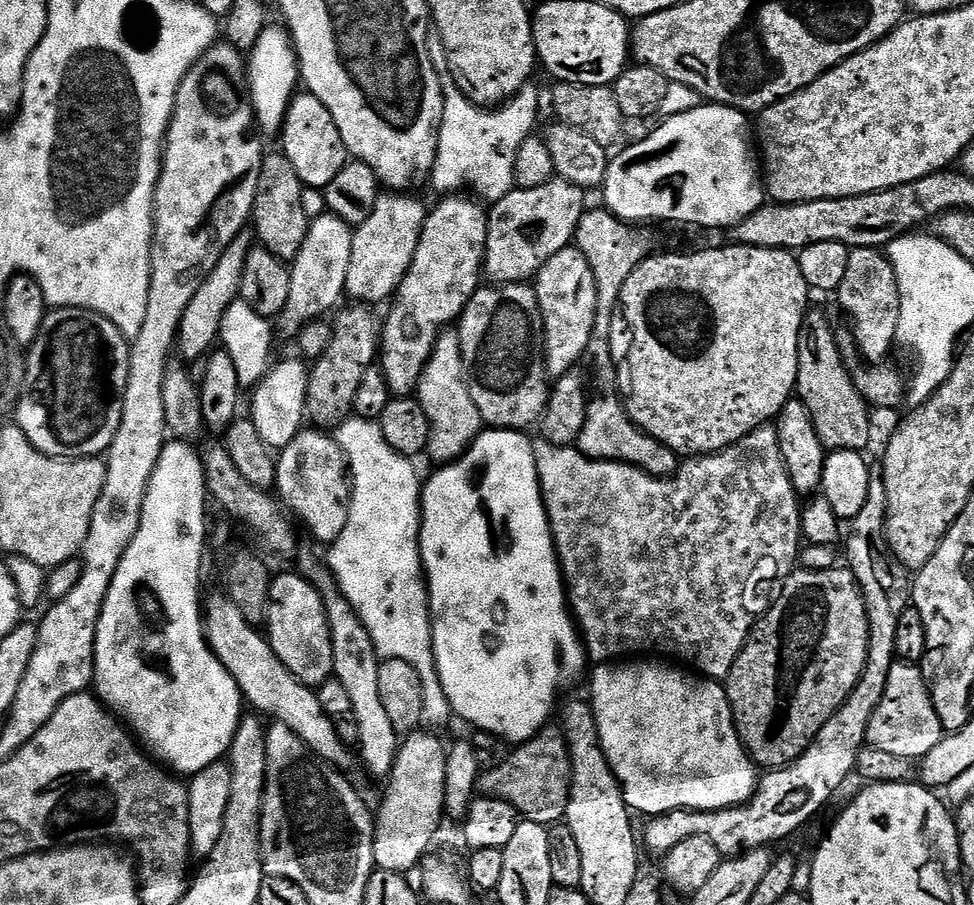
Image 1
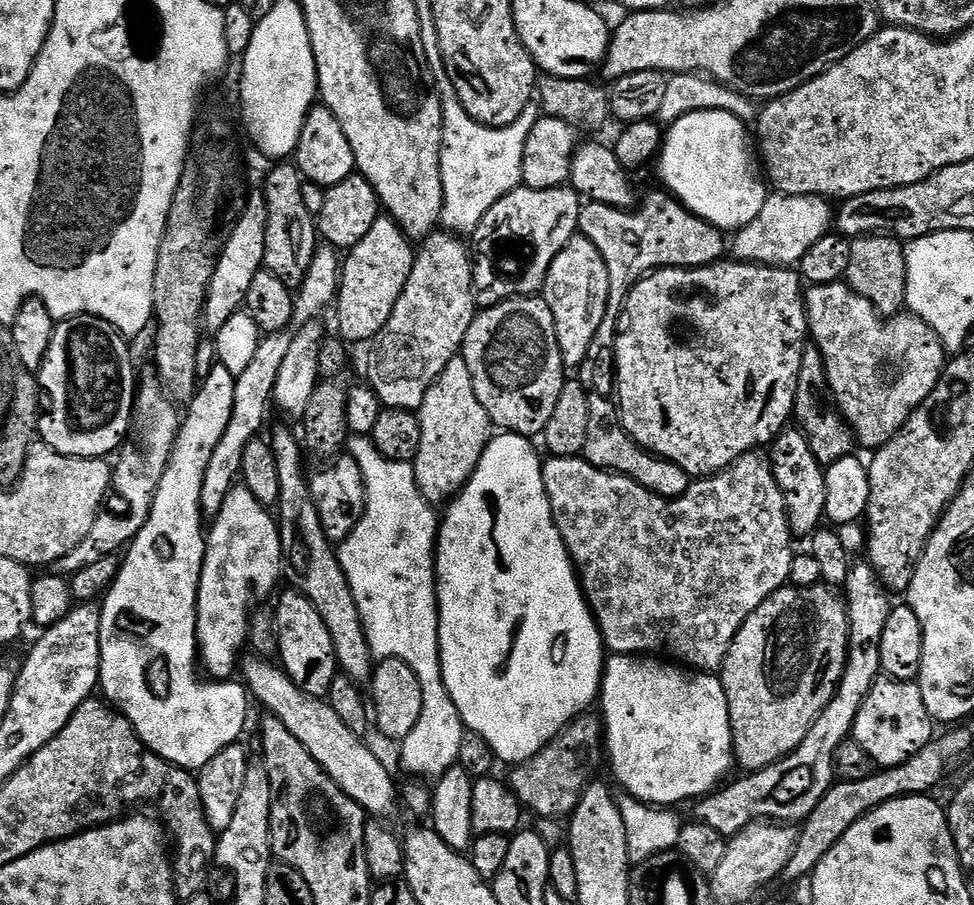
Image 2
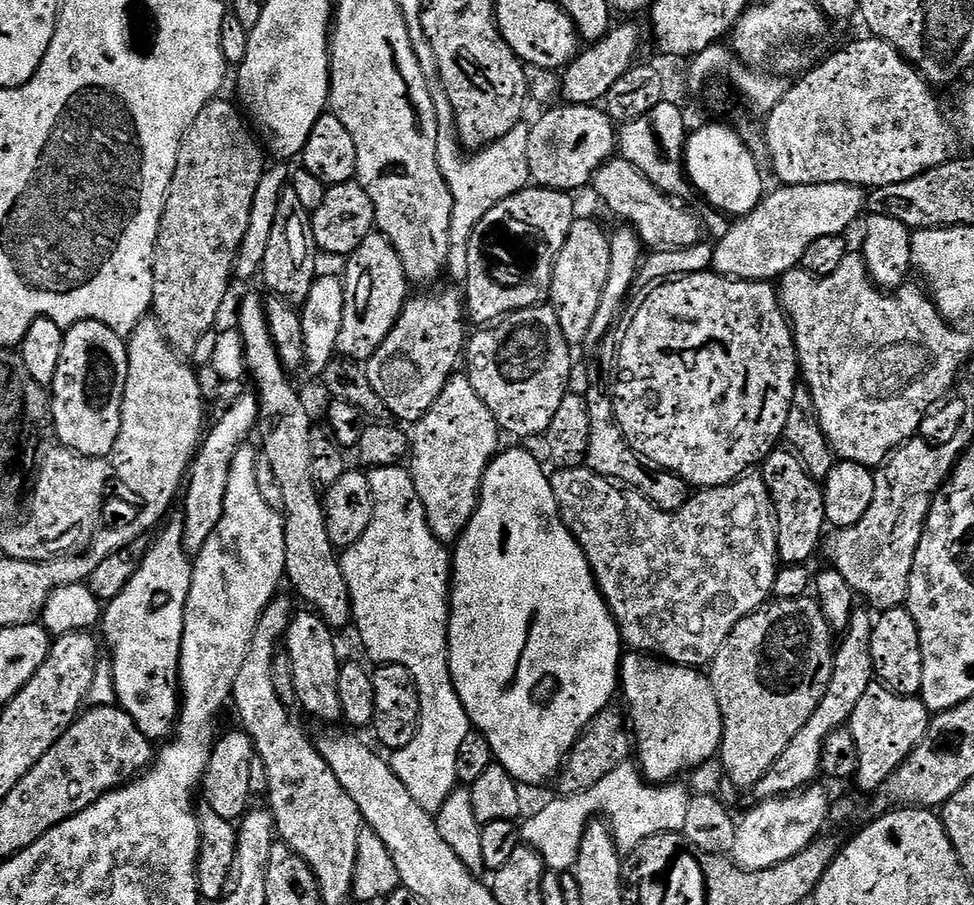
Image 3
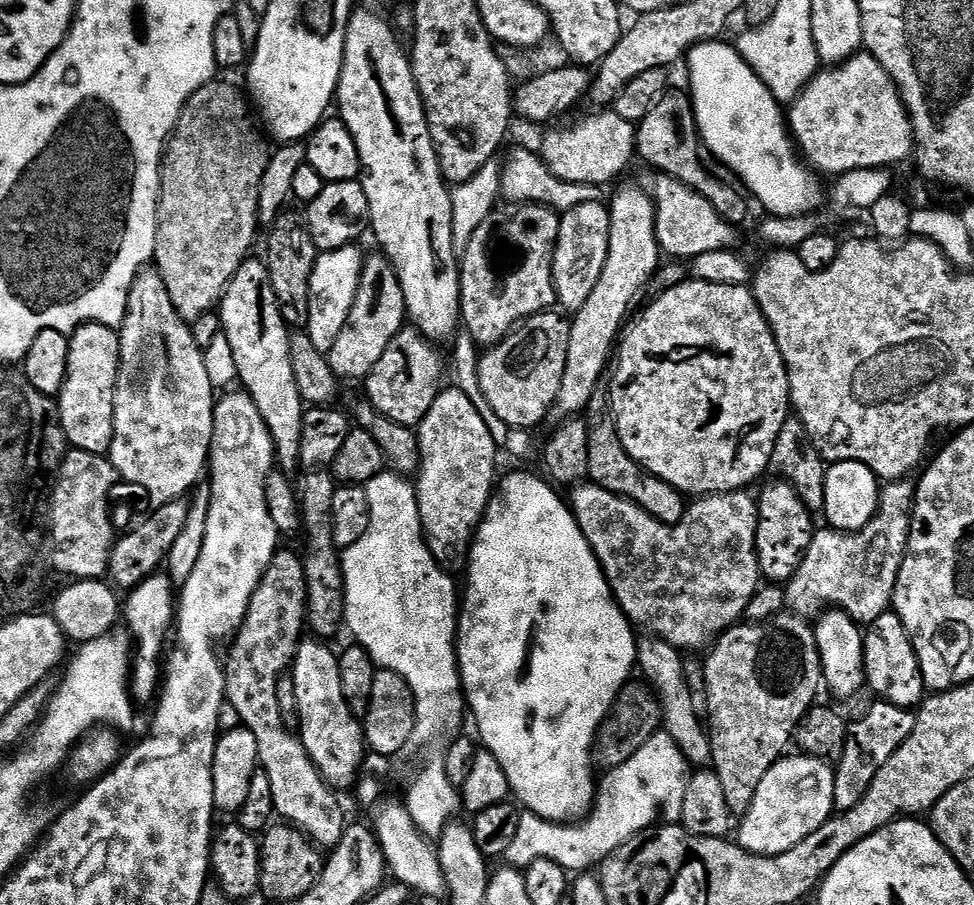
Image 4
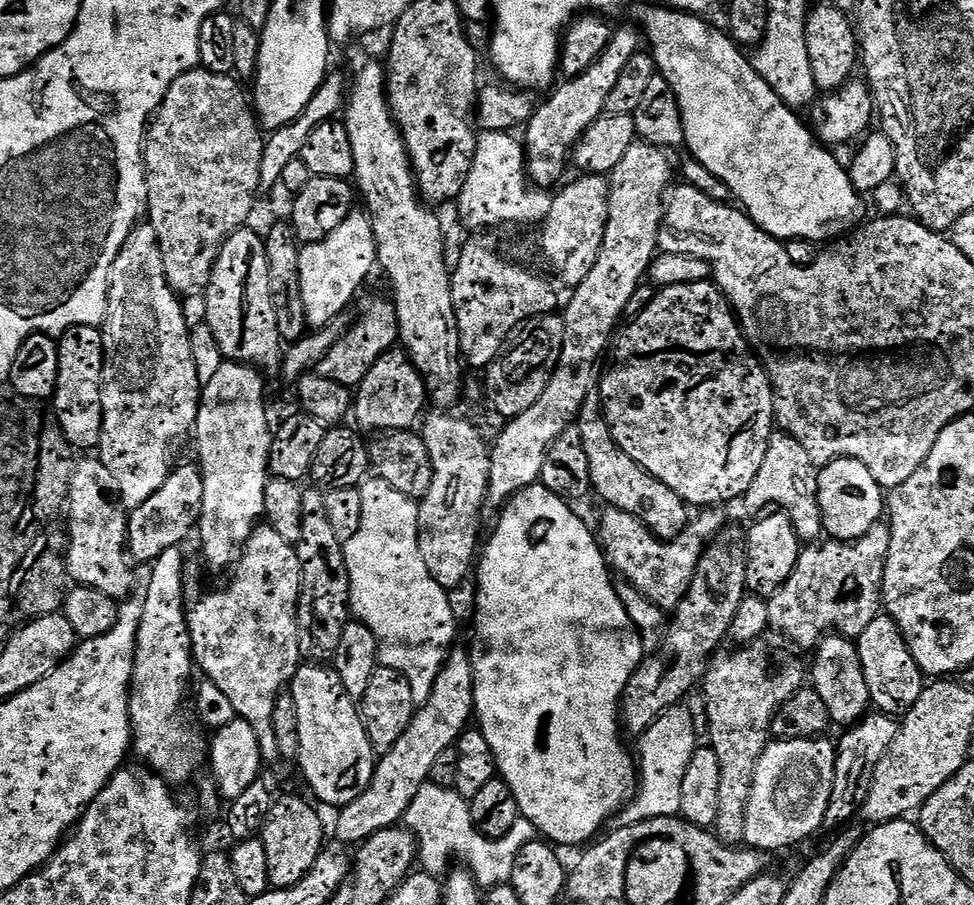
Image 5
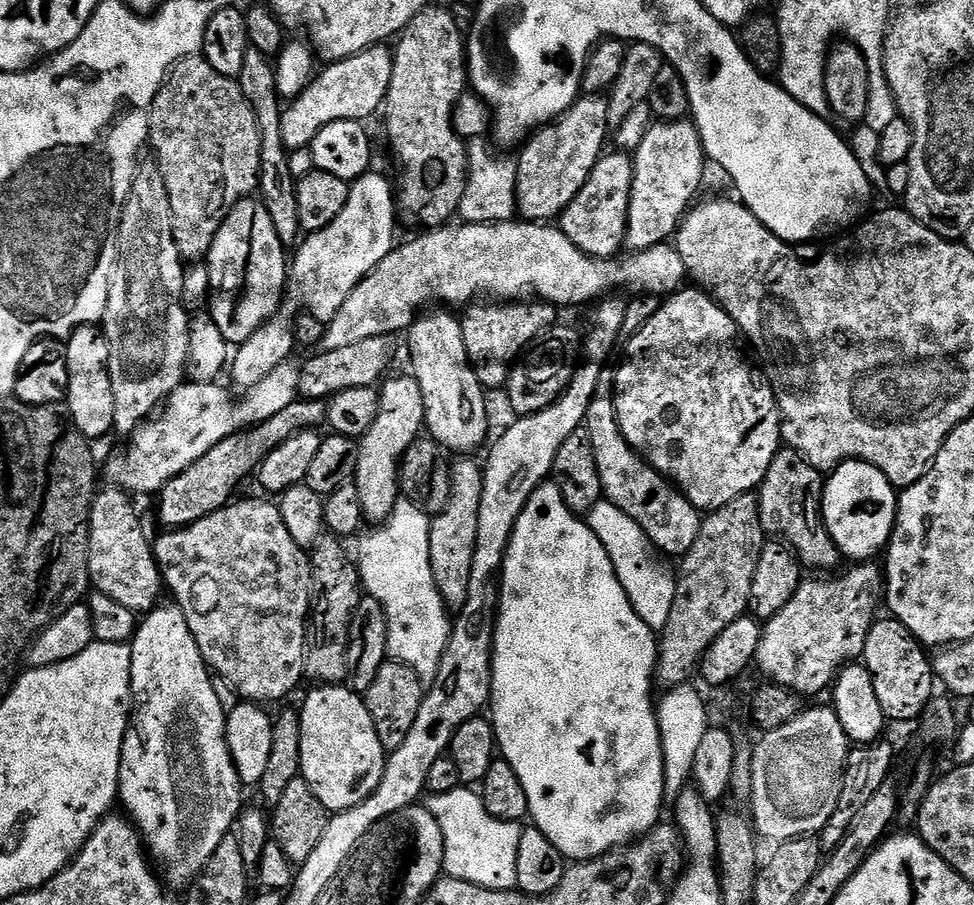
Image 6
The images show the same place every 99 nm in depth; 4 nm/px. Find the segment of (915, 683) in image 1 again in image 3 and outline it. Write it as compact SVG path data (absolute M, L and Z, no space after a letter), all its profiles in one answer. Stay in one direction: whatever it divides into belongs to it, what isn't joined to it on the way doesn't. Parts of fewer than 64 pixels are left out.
M879 682L871 684L866 694L862 694L858 706L854 706L854 714L846 725L857 747L858 764L854 783L867 794L875 794L919 746L928 732L929 723L930 713L923 700L900 696Z

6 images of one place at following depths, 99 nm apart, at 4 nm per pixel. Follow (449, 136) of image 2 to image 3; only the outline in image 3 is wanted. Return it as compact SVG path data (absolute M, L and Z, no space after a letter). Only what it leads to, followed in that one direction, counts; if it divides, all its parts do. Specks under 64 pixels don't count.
M448 120L448 126L446 128L438 128L438 164L439 172L442 174L445 182L447 183L447 188L451 192L452 196L452 214L451 214L451 228L450 228L450 254L448 255L448 276L454 280L453 283L459 284L458 282L464 282L467 280L468 276L471 277L472 274L472 241L475 235L476 229L483 223L486 214L490 212L500 201L504 201L506 198L513 196L516 192L527 187L531 181L530 170L528 164L528 138L531 125L526 122L521 122L516 127L512 128L506 136L498 141L489 144L487 147L482 149L477 149L473 152L467 152L462 145L459 134L456 131L456 120Z

